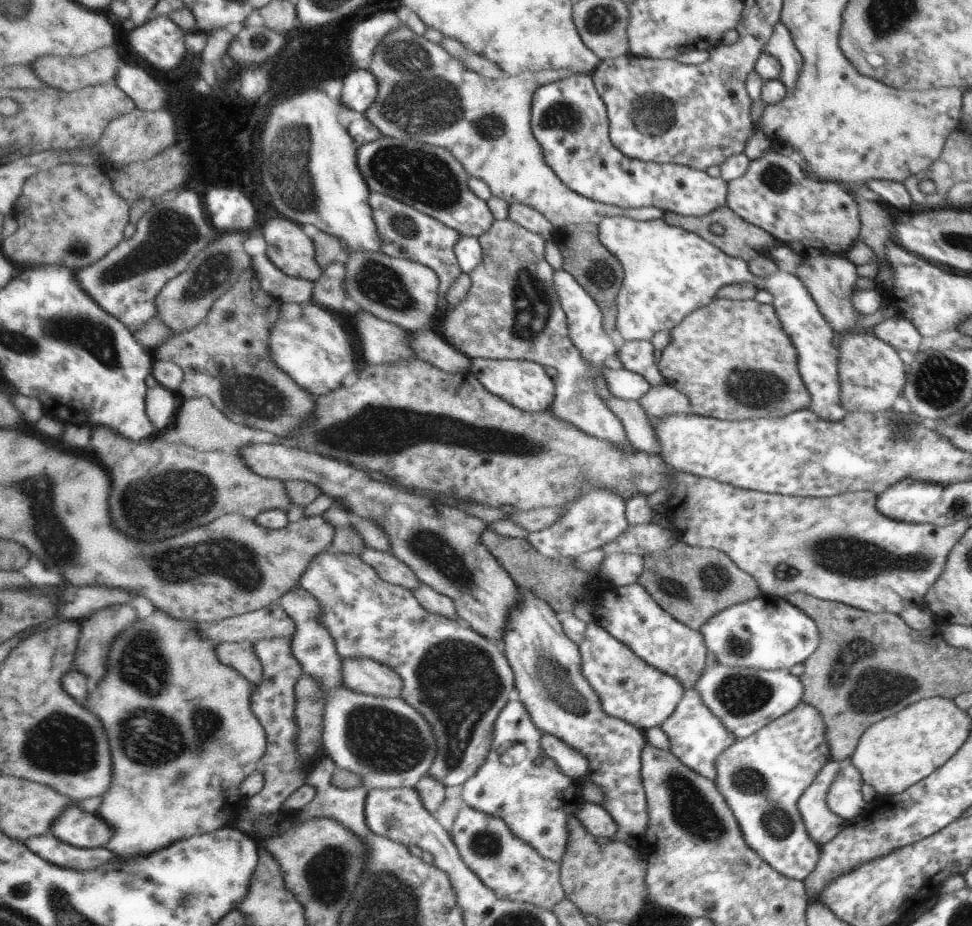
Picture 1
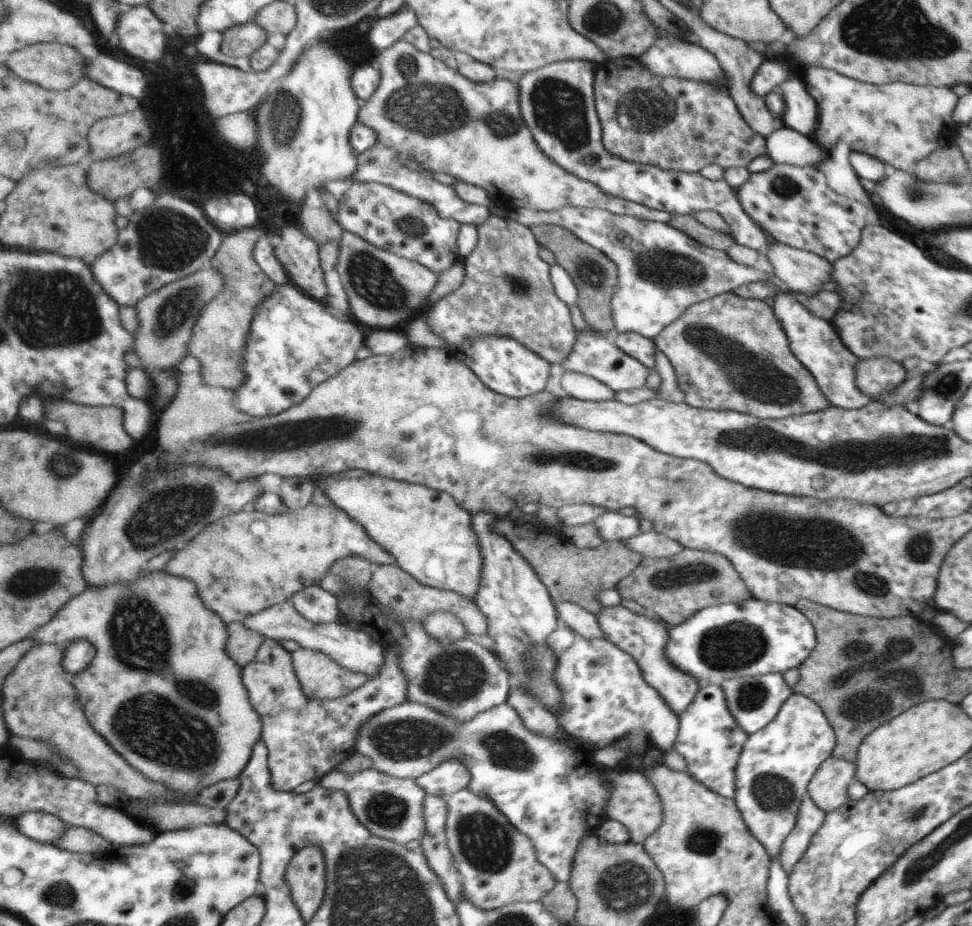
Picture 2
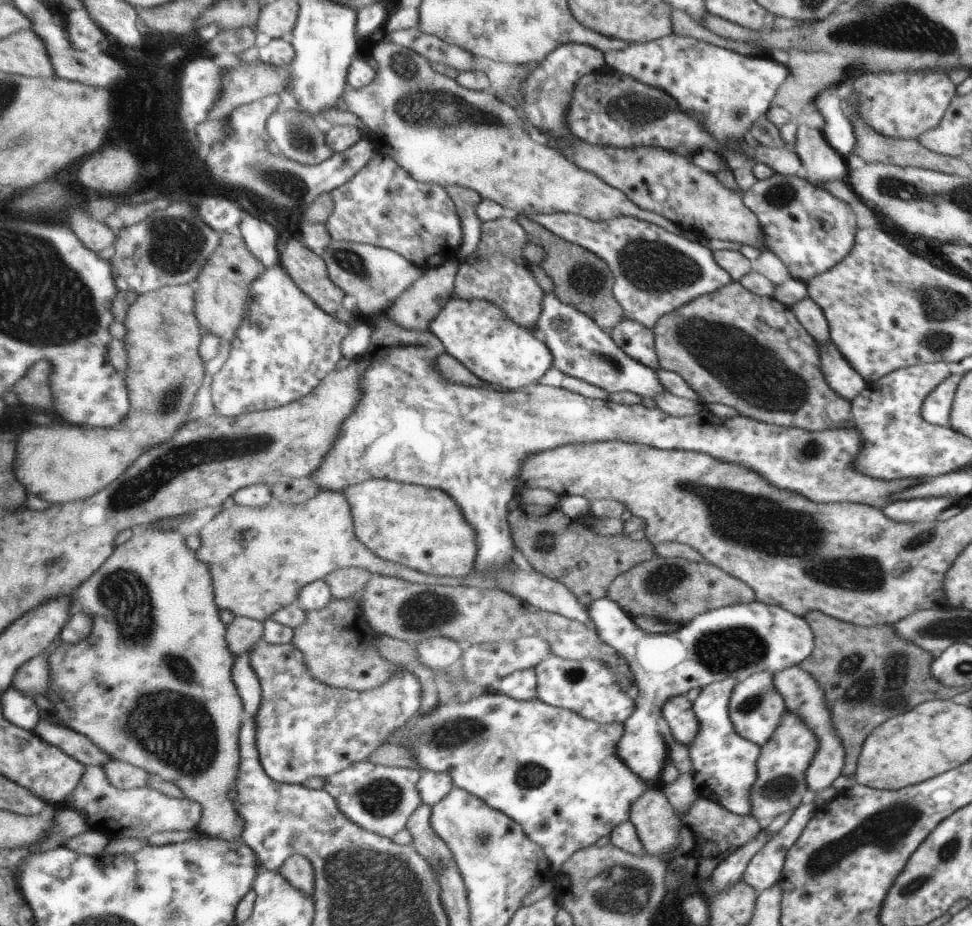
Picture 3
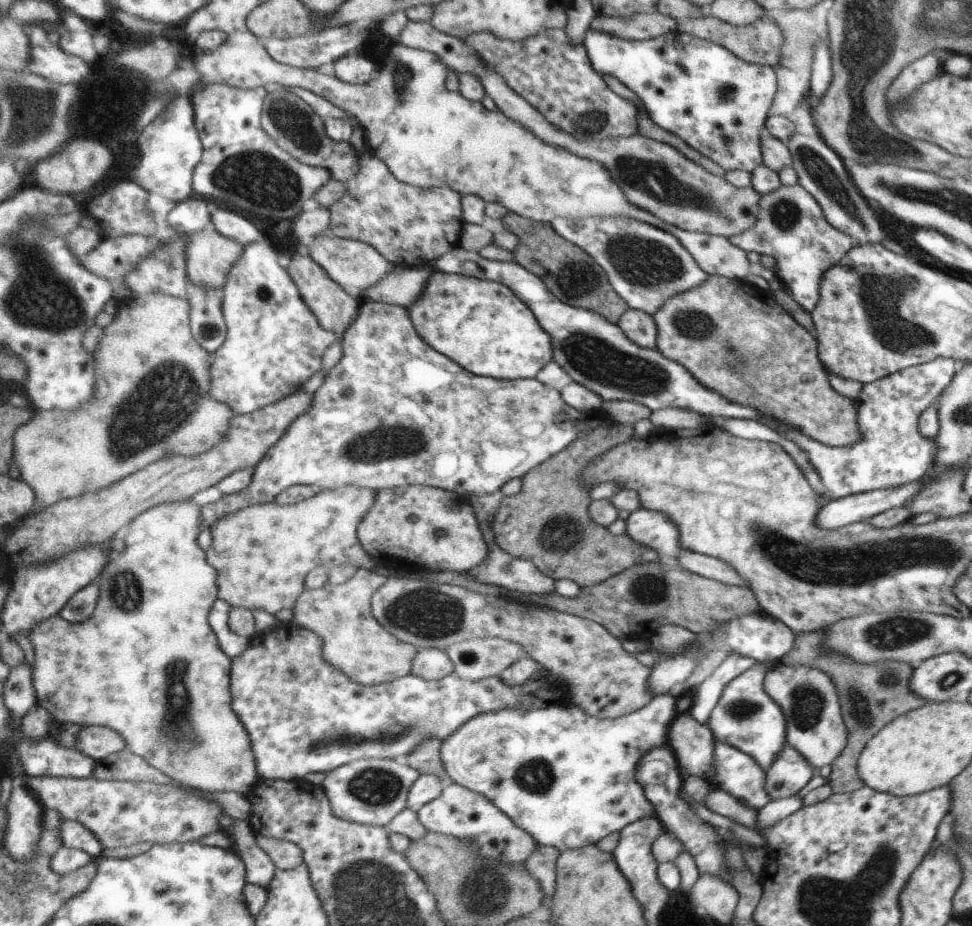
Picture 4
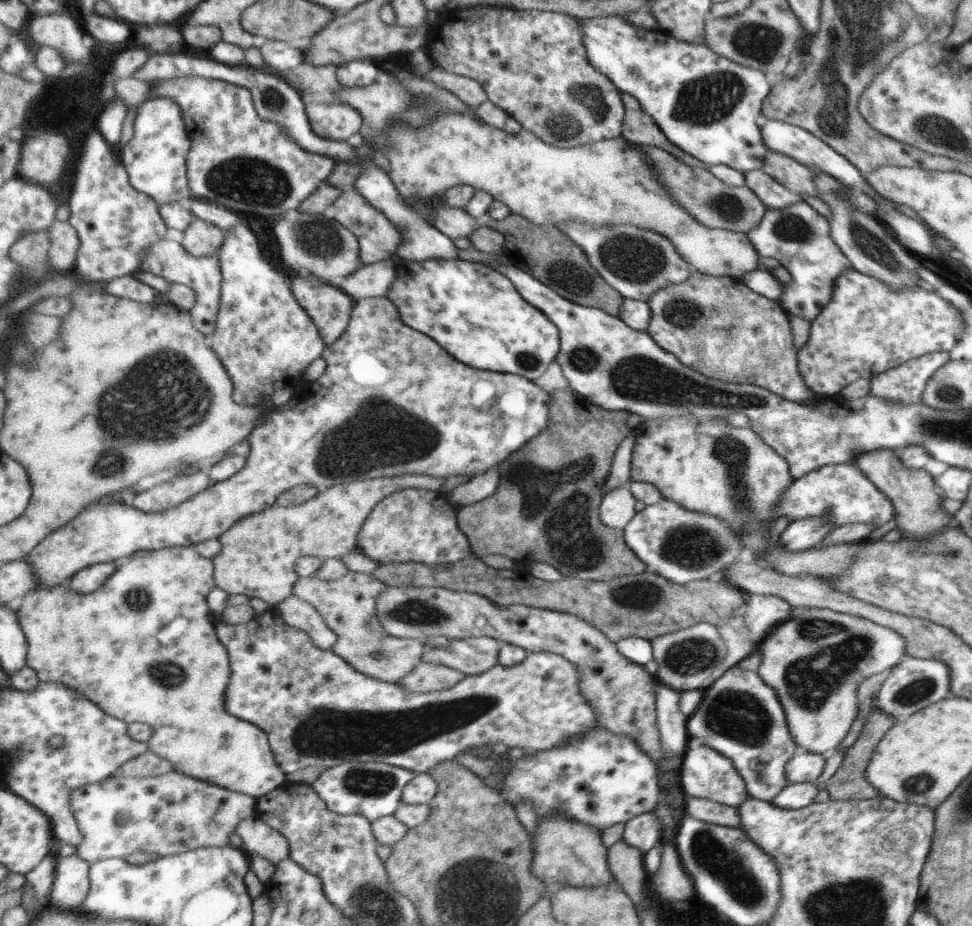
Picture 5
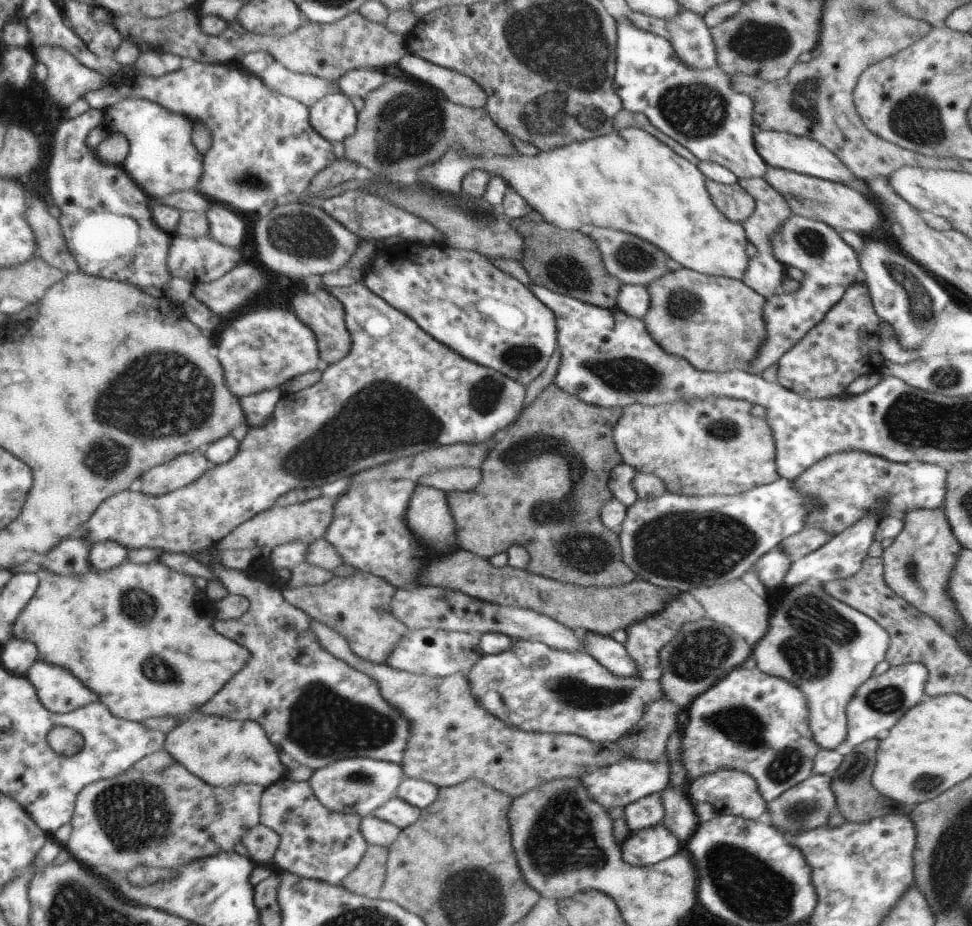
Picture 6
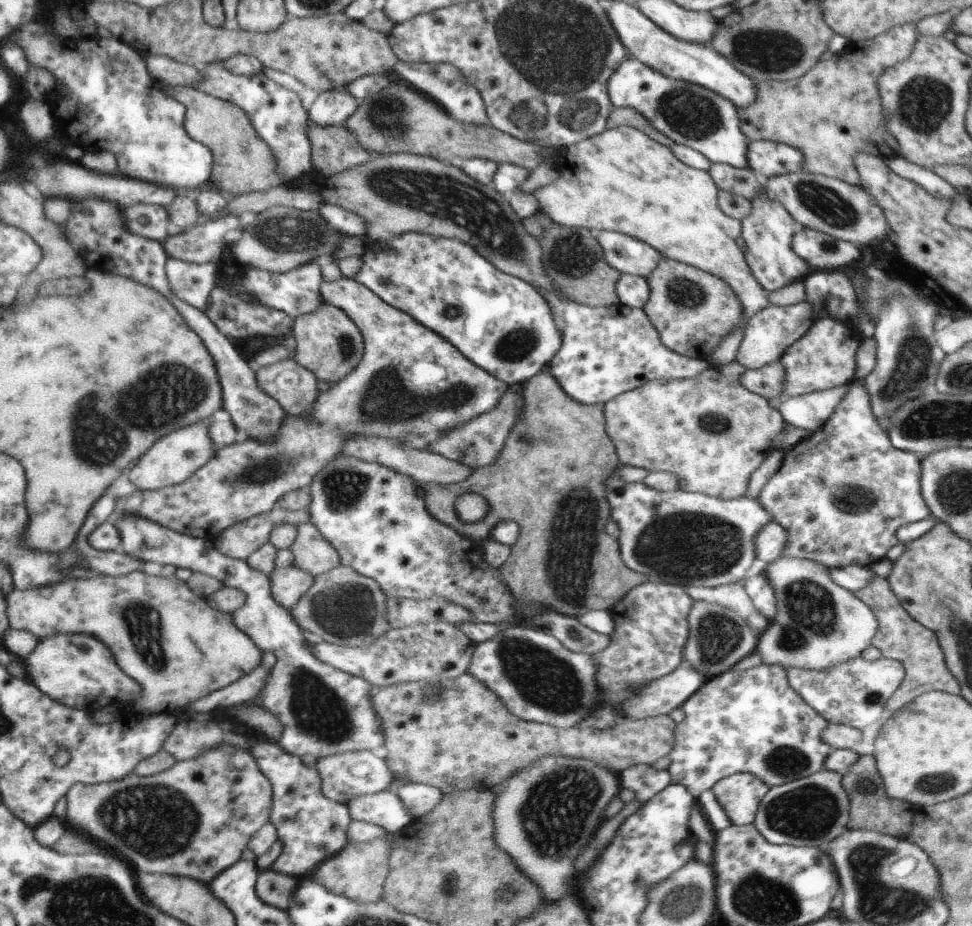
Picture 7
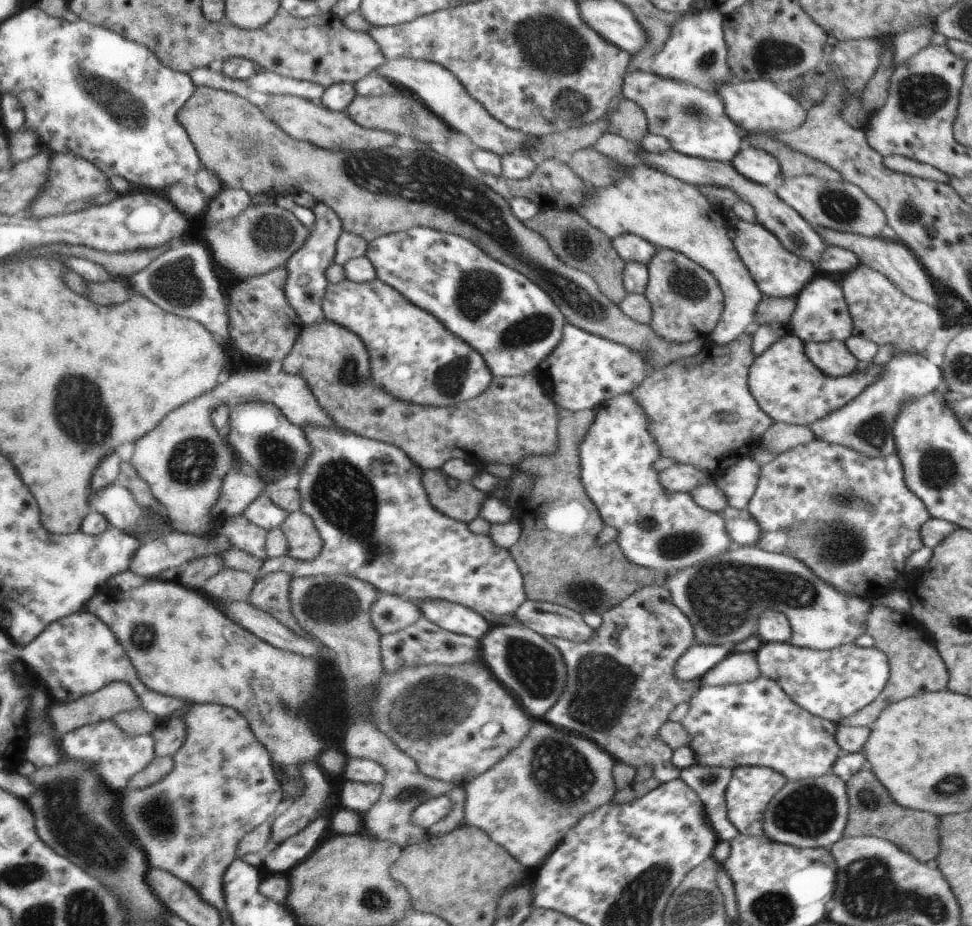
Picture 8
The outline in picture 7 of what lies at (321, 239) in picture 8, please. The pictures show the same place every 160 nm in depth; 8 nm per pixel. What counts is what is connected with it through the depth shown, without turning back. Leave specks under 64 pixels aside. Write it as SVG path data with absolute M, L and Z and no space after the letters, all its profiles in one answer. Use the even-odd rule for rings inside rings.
M320 258L319 260L312 260L310 263L302 264L302 266L295 267L284 273L253 268L249 272L247 270L245 272L241 270L241 278L239 278L237 284L229 284L220 271L215 274L215 288L221 286L221 288L225 288L229 292L235 292L235 294L249 294L251 298L261 300L264 305L287 312L294 320L314 313L323 304L322 286L324 281Z

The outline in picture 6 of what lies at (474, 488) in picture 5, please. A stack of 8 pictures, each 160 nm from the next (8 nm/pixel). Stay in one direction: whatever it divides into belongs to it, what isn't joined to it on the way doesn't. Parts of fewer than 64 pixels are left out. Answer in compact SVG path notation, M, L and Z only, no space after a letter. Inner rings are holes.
M457 468L429 474L421 478L419 484L437 488L445 493L471 492L479 486L481 480L483 480L482 468Z

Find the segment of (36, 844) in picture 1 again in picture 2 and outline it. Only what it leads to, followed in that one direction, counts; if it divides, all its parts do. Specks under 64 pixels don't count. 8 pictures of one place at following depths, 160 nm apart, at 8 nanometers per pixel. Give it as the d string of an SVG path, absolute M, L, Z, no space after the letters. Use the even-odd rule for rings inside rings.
M25 812L17 818L19 830L39 842L53 842L63 834L63 824L61 818L51 816L47 812Z

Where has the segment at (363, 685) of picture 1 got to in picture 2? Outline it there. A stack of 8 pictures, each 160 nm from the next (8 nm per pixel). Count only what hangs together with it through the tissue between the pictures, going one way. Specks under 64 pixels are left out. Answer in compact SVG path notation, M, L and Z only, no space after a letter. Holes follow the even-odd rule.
M290 601L250 616L244 620L244 623L246 627L263 633L268 639L294 640L302 647L327 653L345 668L355 672L367 673L370 678L378 675L382 671L382 666L386 663L383 646L367 631L353 628L347 622L341 620L323 624L311 622Z

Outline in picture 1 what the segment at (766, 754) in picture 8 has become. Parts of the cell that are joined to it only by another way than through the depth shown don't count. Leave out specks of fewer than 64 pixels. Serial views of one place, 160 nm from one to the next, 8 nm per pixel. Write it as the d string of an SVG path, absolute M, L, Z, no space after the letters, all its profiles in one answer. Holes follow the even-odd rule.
M713 663L711 668L703 670L697 683L691 688L709 707L709 710L721 721L721 724L736 739L746 739L755 731L761 730L767 723L797 707L803 700L803 684L798 677L785 669L770 671L748 668L726 667Z

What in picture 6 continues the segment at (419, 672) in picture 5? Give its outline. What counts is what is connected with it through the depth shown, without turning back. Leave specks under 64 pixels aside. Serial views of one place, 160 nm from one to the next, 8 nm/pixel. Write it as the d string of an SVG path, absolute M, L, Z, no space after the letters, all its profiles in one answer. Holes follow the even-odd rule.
M311 618L311 628L329 653L371 674L382 685L389 704L415 722L415 732L407 744L406 762L400 764L408 778L430 781L439 789L475 778L518 799L553 776L575 777L593 772L603 764L629 758L617 750L614 742L603 746L581 736L523 732L504 724L473 698L469 676L461 671L442 678L377 665L354 653L350 641L327 624Z

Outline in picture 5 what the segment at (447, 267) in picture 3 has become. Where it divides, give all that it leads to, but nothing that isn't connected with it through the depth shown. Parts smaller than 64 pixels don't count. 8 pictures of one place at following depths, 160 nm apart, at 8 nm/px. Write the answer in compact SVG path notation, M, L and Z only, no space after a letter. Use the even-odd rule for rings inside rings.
M396 258L362 265L349 276L342 289L356 300L388 297L389 289L396 279Z

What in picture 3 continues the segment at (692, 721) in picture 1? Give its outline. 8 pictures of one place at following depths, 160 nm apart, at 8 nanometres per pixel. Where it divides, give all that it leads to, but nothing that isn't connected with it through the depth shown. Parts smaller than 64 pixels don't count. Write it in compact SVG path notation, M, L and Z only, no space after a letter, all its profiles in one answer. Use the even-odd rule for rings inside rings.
M727 677L700 688L693 701L698 719L698 735L687 746L691 759L692 783L699 797L718 802L736 815L749 816L750 788L756 779L756 760L759 748L735 734L728 717L728 700L737 680Z

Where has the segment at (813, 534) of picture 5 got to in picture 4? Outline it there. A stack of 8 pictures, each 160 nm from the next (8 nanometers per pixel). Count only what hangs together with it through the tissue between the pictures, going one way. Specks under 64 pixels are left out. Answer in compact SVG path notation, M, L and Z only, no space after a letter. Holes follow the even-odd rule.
M920 478L896 489L869 491L827 500L825 506L818 512L817 526L830 531L851 523L867 521L881 511L902 506L918 489L919 483Z

